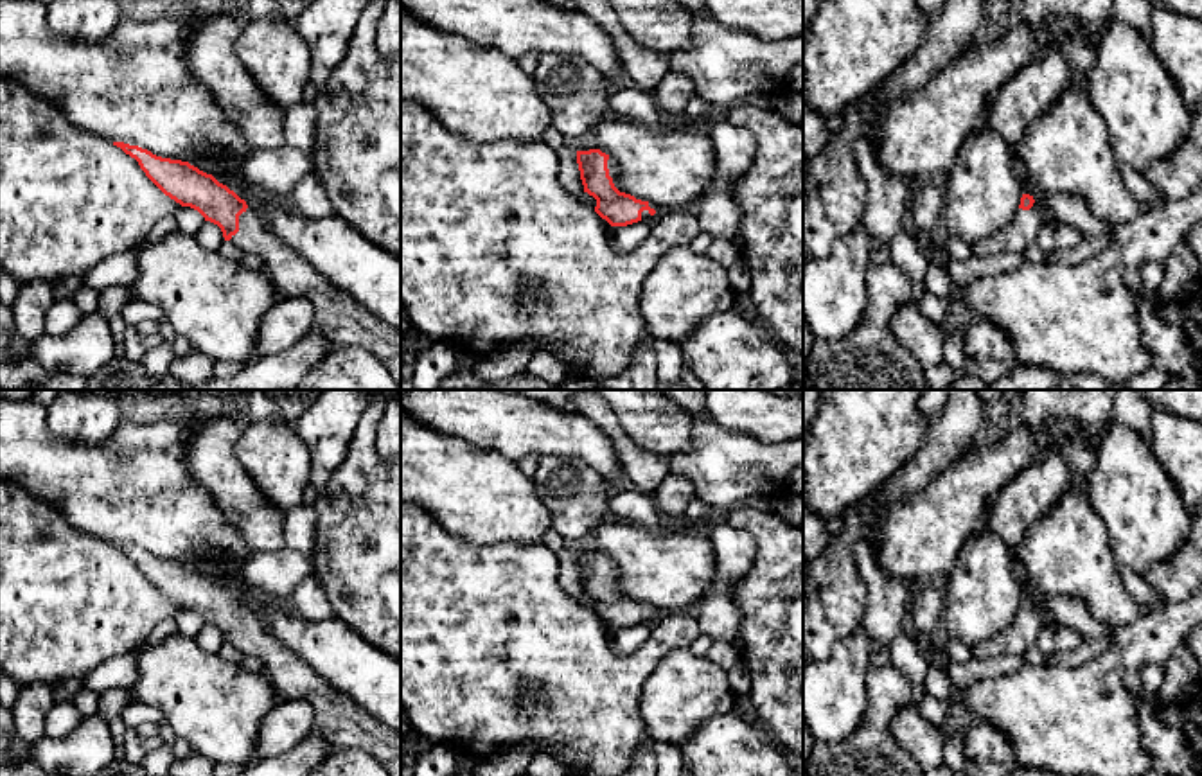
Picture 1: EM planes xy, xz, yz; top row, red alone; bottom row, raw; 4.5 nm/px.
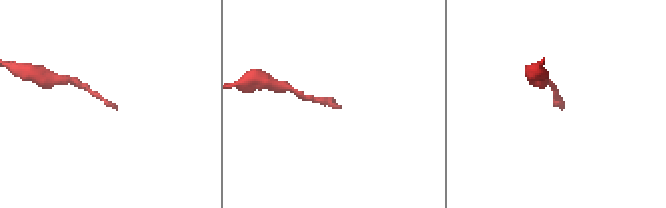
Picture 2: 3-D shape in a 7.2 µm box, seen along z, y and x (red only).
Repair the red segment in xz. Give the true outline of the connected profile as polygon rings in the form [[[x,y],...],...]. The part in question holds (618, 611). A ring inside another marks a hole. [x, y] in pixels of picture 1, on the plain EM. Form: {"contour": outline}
{"contour": [[[600,551],[577,553],[577,566],[584,595],[597,602],[595,614],[611,629],[627,629],[638,623],[652,627],[665,614],[658,605],[622,595],[616,586],[616,562]]]}

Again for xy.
{"contour": [[[124,544],[113,548],[135,560],[165,598],[217,627],[225,643],[259,657],[278,701],[305,701],[313,708],[309,736],[320,738],[327,753],[356,747],[376,756],[390,776],[401,776],[401,733],[329,684],[271,636],[257,613],[234,593],[189,564],[162,560]]]}

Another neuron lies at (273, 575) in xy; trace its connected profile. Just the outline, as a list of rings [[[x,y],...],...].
[[[291,548],[252,551],[243,564],[243,577],[257,596],[270,604],[289,605],[302,580],[313,575],[313,555]]]

